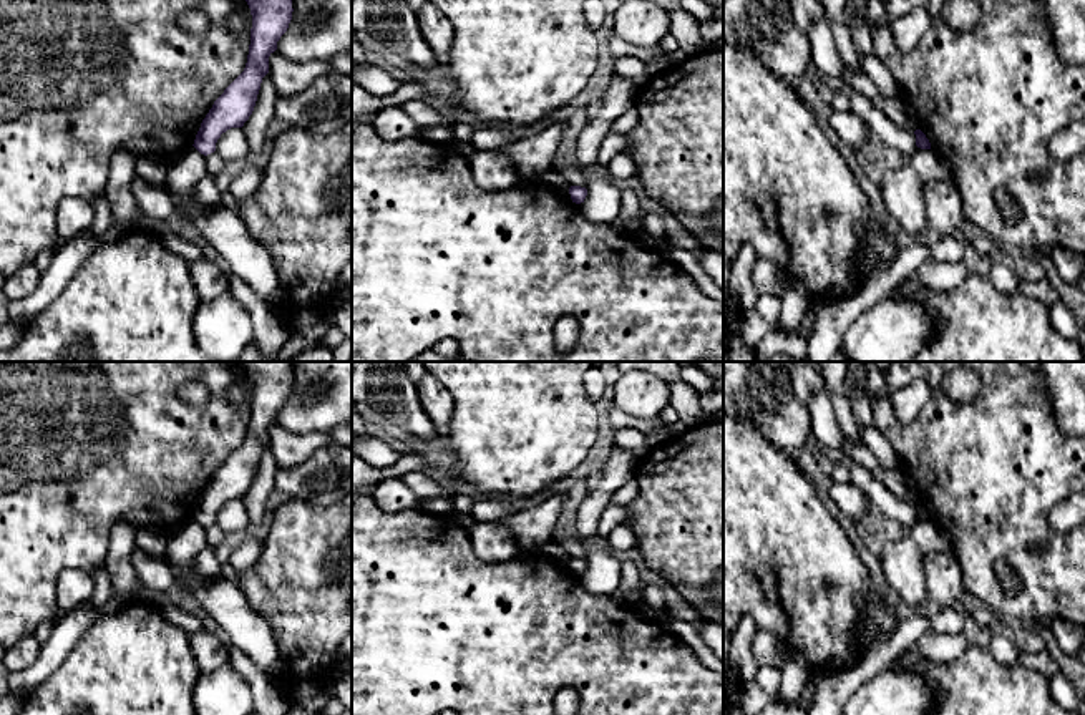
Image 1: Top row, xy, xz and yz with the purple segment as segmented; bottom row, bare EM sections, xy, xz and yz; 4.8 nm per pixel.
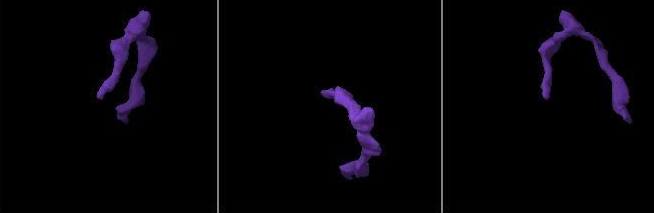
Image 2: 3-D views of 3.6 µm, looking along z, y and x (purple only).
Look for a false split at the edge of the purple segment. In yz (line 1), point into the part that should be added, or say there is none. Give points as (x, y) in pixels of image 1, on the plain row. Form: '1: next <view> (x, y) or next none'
1: next none

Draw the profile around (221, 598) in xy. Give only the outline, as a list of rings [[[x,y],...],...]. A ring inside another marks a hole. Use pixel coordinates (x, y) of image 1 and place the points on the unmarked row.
[[[194,518],[168,533],[166,559],[191,586],[191,596],[269,677],[285,680],[289,667],[267,620],[249,604],[242,589],[222,577],[204,579],[194,571],[196,556],[207,547],[206,529]]]

